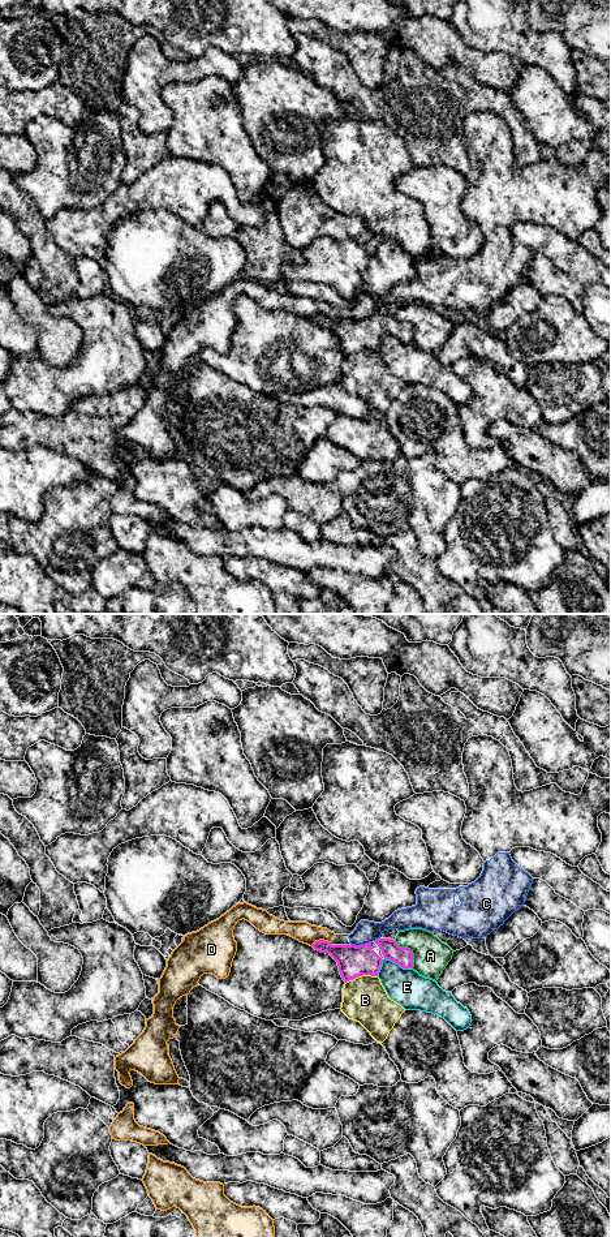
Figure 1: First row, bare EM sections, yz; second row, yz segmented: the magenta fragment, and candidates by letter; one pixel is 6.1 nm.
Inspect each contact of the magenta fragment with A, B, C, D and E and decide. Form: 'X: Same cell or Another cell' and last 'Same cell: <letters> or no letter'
A: Another cell
B: Another cell
C: Another cell
D: Another cell
E: Another cell
Same cell: no letter

